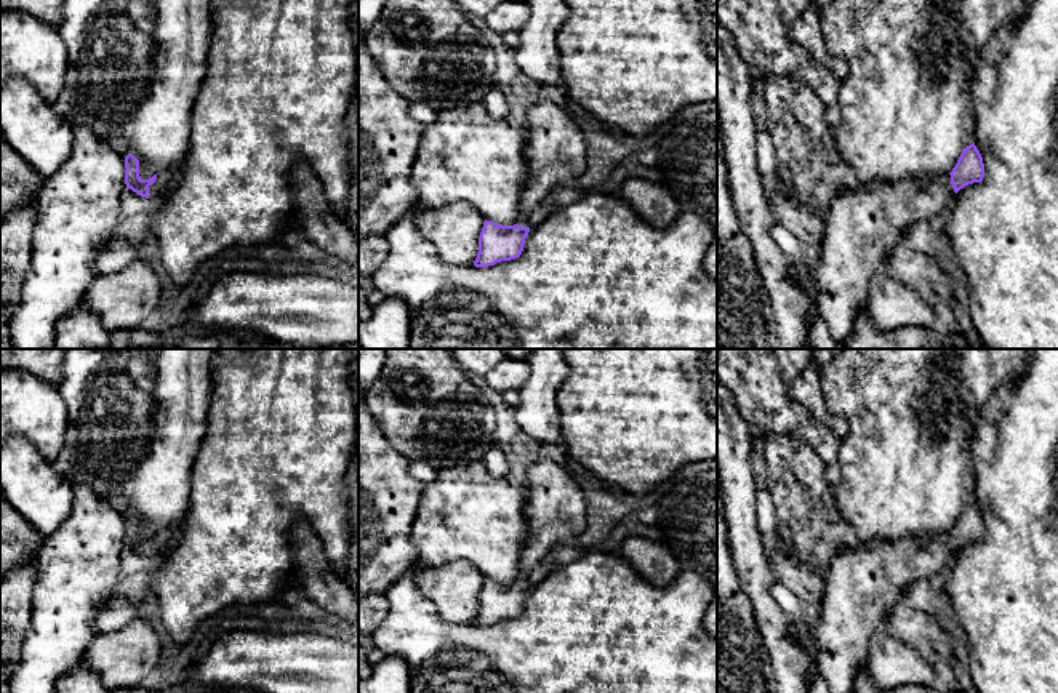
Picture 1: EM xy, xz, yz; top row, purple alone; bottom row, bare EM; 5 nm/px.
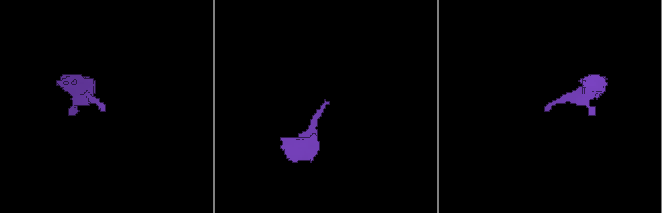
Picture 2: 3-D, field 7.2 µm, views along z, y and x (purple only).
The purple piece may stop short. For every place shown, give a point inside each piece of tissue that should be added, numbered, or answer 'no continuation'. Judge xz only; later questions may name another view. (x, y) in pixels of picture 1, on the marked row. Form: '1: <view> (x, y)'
1: xz (556, 151)

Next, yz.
1: yz (861, 226)

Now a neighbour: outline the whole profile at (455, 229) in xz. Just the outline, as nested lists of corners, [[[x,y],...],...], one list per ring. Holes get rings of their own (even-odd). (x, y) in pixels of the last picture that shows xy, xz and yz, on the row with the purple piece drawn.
[[[467,202],[415,213],[419,234],[434,243],[439,258],[451,266],[472,266],[485,218]]]

